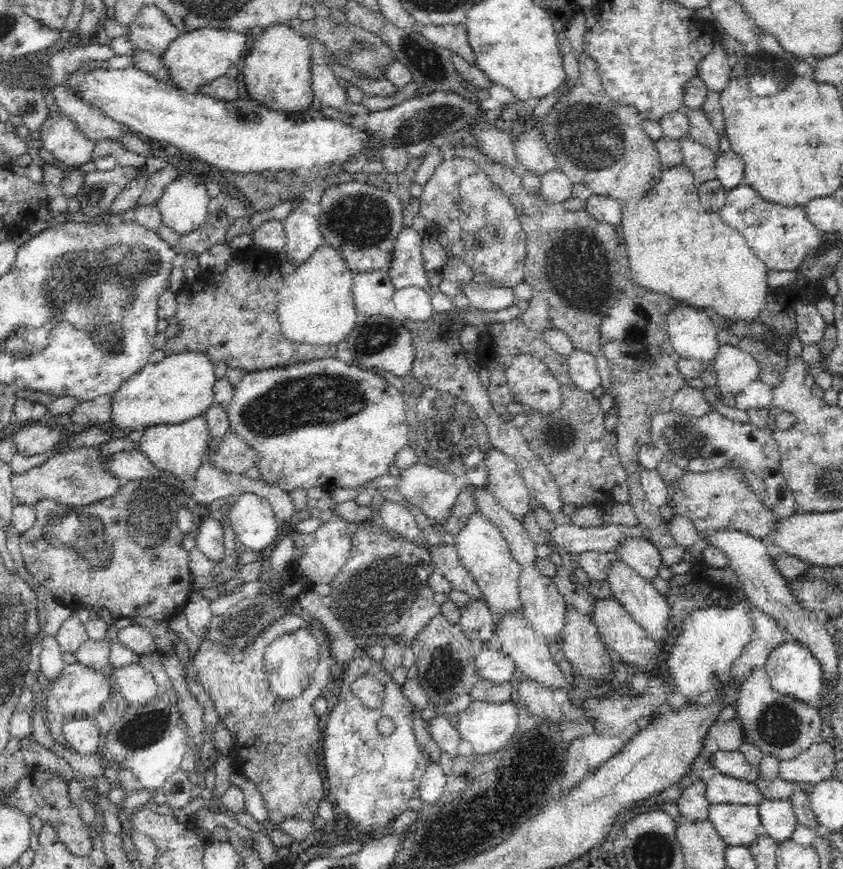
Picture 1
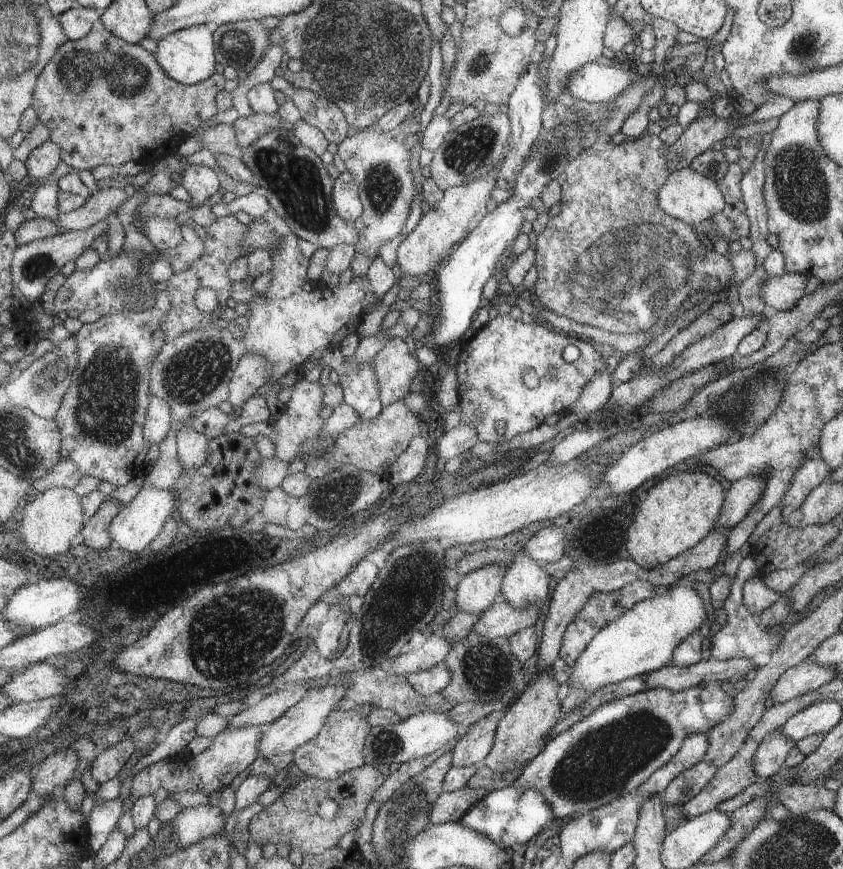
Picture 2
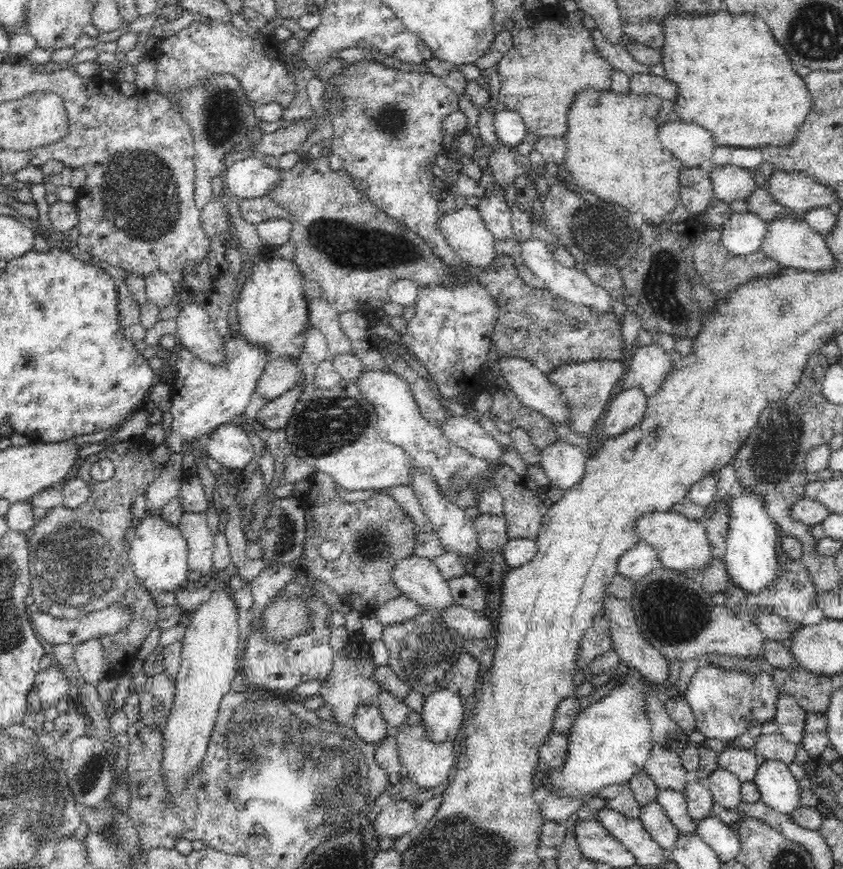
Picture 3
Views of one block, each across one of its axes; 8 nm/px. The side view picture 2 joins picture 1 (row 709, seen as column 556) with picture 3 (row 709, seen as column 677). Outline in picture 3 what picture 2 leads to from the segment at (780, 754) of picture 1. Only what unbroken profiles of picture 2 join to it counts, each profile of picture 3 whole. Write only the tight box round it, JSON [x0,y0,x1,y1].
[684,664,755,742]

